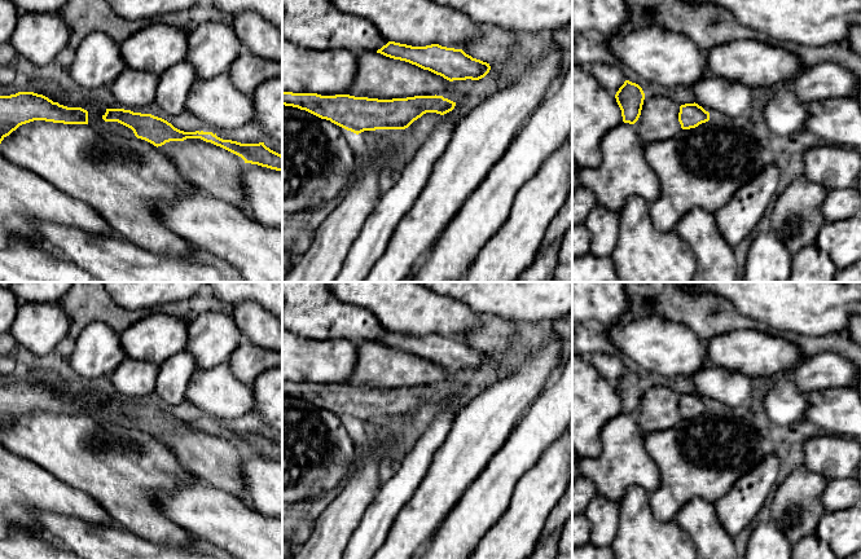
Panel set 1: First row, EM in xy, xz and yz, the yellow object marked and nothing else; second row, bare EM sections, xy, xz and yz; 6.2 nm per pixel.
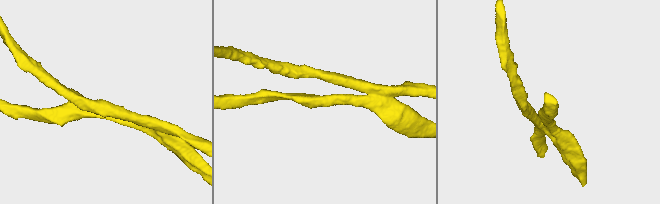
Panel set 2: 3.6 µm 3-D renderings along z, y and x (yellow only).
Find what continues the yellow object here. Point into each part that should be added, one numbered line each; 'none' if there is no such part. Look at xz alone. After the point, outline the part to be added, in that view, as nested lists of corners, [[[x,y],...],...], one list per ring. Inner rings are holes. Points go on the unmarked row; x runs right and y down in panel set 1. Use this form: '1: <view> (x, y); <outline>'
1: xz (378, 366); [[[377,342],[357,343],[357,362],[347,384],[378,389],[442,386],[451,371],[429,360]]]

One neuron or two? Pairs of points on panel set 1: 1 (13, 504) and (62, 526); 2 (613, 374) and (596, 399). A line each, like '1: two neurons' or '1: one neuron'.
1: two neurons
2: two neurons

